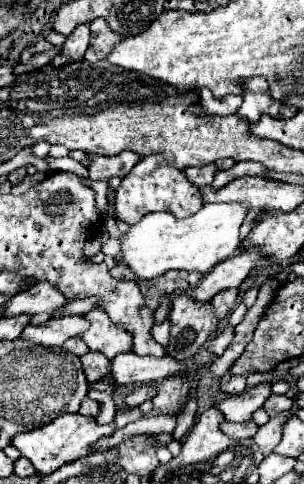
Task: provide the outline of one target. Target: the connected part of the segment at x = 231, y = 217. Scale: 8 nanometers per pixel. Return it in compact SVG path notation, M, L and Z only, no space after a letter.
M209 203L195 215L177 219L173 213L149 213L119 235L121 263L139 279L151 281L171 269L209 273L217 263L233 257L239 247L239 227L247 215L245 205Z

